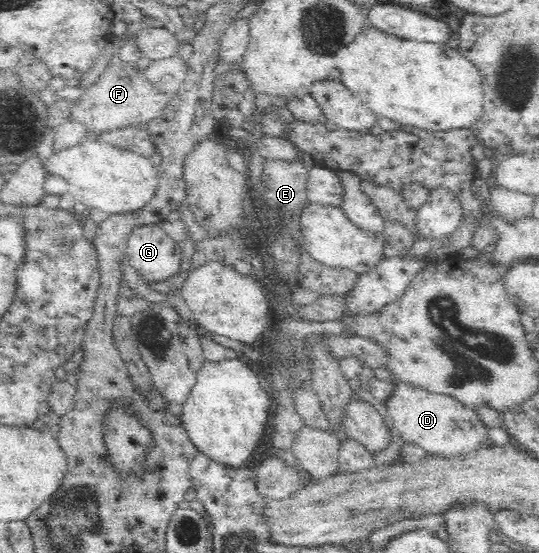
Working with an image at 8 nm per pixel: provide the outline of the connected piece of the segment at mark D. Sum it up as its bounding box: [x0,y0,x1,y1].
[384,384,489,457]

